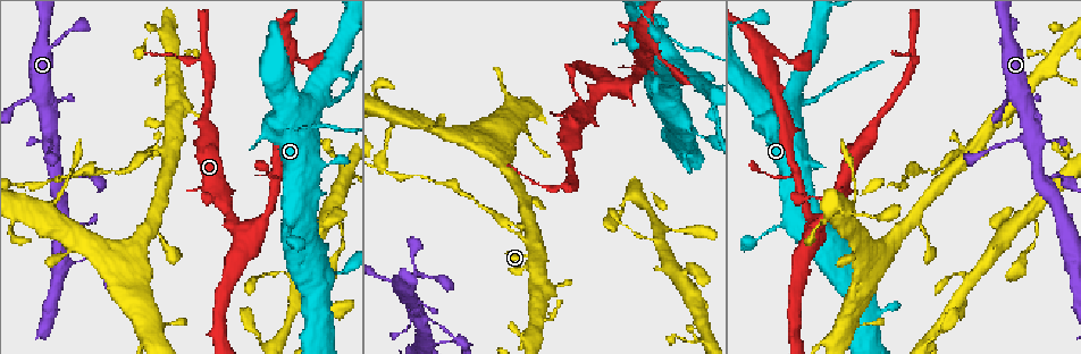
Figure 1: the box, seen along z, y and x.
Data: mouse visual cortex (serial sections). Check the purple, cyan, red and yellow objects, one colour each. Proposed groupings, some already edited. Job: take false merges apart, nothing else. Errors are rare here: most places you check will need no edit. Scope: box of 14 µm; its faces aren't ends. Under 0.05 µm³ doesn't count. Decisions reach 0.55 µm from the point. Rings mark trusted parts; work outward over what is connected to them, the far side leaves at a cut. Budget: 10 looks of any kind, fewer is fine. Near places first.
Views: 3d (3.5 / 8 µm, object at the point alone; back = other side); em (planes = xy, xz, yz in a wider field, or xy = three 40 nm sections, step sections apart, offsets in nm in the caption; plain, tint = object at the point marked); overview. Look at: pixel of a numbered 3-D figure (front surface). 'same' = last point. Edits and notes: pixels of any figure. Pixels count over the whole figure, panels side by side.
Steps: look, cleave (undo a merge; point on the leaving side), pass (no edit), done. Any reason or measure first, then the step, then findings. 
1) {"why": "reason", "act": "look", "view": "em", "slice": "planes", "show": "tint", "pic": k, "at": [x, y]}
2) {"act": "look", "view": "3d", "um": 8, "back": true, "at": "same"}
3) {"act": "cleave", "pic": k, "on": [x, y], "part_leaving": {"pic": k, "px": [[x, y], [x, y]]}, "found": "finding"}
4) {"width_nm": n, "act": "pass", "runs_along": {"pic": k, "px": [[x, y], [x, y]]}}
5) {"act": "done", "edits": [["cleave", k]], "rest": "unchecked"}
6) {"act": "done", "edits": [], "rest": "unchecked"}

{"why": "a narrow waist", "act": "look", "view": "3d", "um": 3.5, "back": true, "pic": 1, "at": [956, 151]}

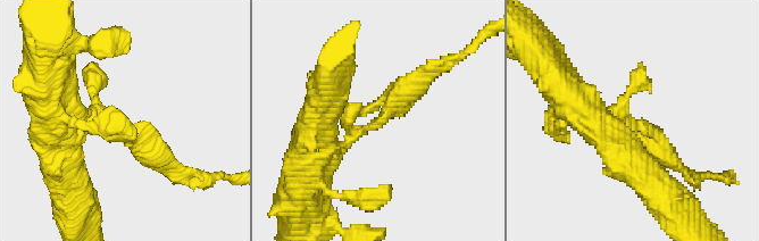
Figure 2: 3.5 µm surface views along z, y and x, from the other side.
{"act": "look", "view": "em", "slice": "xy", "step": 1, "show": "tint", "pic": 2, "at": [368, 125]}

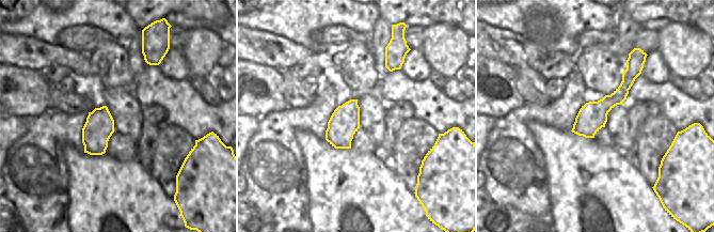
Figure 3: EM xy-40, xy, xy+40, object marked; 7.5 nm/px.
{"act": "look", "view": "em", "slice": "planes", "show": "tint", "at": "same"}

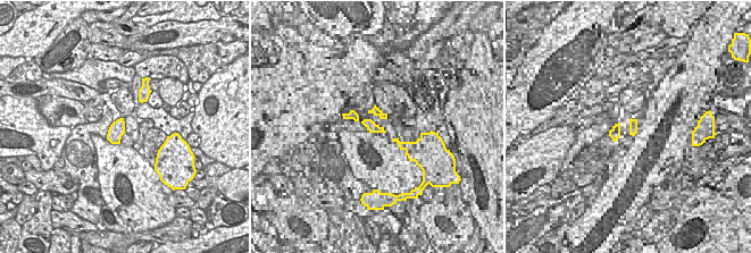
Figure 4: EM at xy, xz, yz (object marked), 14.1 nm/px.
{"act": "cleave", "pic": 2, "on": [388, 113], "part_leaving": {"pic": 2, "px": [[366, 127], [443, 66]]}, "found": "two cells meet here"}

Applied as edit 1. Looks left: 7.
{"act": "look", "view": "overview"}

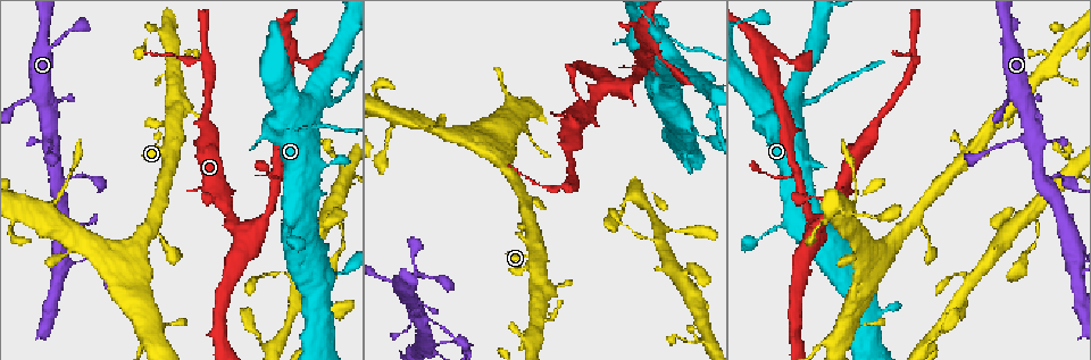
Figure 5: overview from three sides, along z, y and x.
{"why": "abrupt turn", "act": "look", "view": "3d", "um": 8, "pic": 5, "at": [245, 230]}

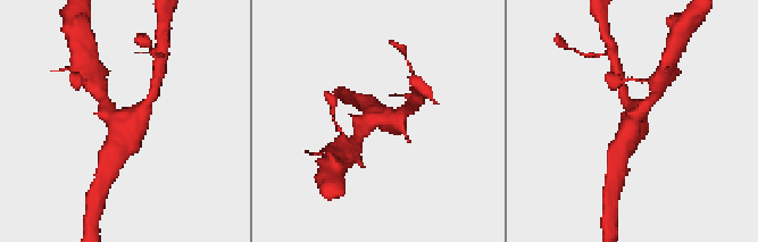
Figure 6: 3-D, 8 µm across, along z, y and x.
{"act": "look", "view": "3d", "um": 3.5, "pic": 6, "at": [633, 122]}

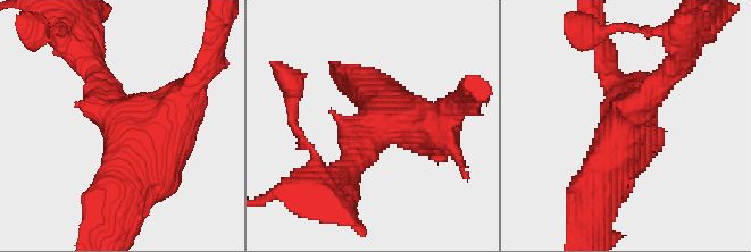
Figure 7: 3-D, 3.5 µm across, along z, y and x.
{"act": "look", "view": "em", "slice": "xy", "step": 2, "show": "tint", "pic": 7, "at": [627, 126]}

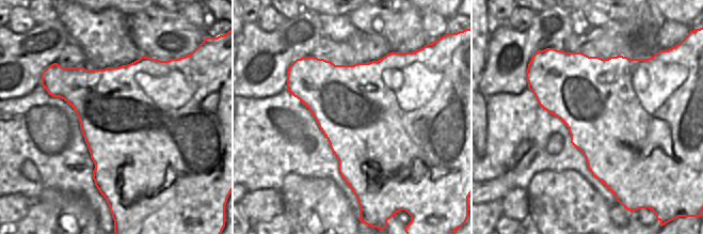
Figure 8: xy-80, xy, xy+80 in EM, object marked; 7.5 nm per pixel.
{"act": "pass", "runs_along": {"pic": 7, "px": [[351, 164], [389, 123], [449, 114]]}, "found": "one cell here"}

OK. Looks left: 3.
{"why": "sudden change in width", "act": "look", "view": "3d", "um": 3.5, "pic": 5, "at": [760, 117]}

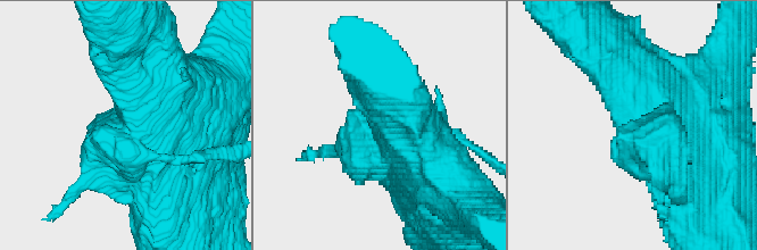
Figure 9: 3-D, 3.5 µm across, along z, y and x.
{"act": "look", "view": "em", "slice": "planes", "show": "plain", "pic": 9, "at": [140, 128]}

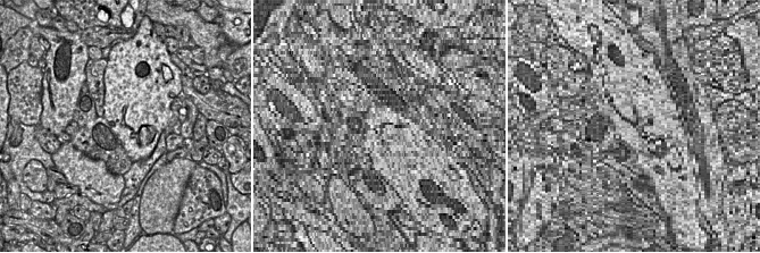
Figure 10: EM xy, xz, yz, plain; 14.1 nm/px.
{"why": "with the object marked", "act": "look", "view": "em", "slice": "planes", "show": "tint", "at": "same"}

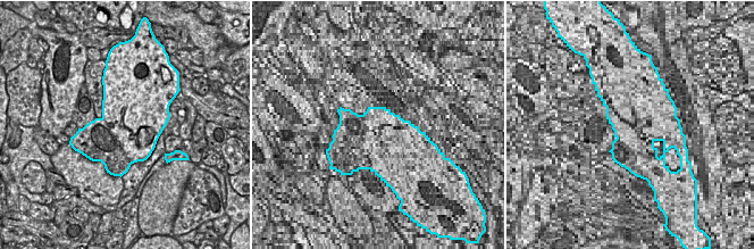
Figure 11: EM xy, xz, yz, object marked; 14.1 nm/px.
{"act": "cleave", "pic": 9, "on": [85, 155], "found": "two cells meet here"}

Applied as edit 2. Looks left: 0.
{"act": "done", "edits": [["cleave", 2], ["cleave", 9]], "rest": "unchecked"}

